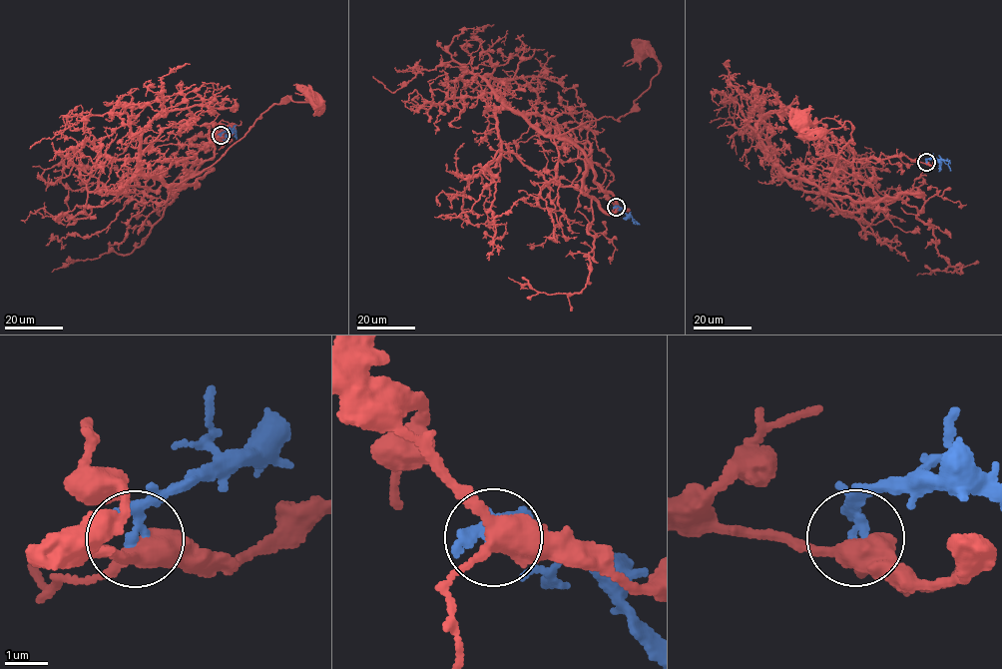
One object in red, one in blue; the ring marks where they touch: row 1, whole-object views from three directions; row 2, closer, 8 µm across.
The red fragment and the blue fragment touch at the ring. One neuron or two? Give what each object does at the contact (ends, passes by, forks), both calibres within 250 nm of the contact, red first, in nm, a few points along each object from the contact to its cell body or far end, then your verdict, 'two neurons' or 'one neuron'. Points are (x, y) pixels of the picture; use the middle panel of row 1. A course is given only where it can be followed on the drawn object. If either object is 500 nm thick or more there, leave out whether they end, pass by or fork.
red forks; blue passes by; calibres 420 and 200 nm; course red (615, 207), (613, 174), (591, 144), (582, 159), (526, 116), (546, 135), (619, 120), (659, 70), (644, 51); course blue (615, 207), (620, 207), (640, 225); two neurons

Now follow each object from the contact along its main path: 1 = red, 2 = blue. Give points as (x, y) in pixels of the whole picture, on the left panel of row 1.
1: (221, 136), (214, 156), (157, 175), (181, 184), (287, 95), (315, 100)
2: (221, 136), (233, 129), (236, 139)

